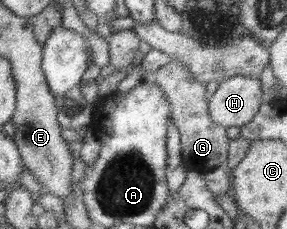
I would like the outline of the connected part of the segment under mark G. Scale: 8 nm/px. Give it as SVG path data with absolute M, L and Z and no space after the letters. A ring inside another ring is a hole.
M177 65L159 69L155 76L155 84L165 92L170 117L180 133L181 158L186 170L198 170L205 175L226 165L230 139L226 136L227 128L215 124L209 116L207 86L189 78L186 68Z

